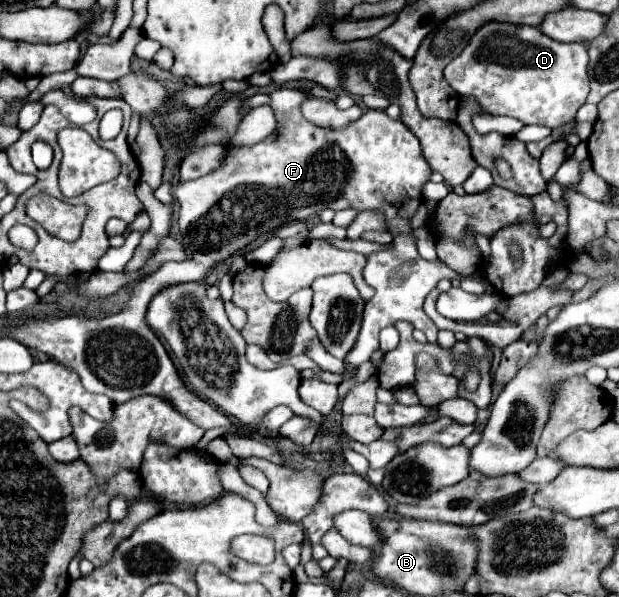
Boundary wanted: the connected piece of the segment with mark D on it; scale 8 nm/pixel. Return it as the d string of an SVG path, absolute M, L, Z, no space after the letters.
M487 22L471 36L465 50L447 64L445 78L457 94L473 96L489 114L511 116L521 120L523 124L541 124L549 128L559 128L575 120L577 110L583 106L589 94L587 62L589 56L585 44L579 42L563 44L557 40L549 40L549 36L545 36L539 28L533 26Z

